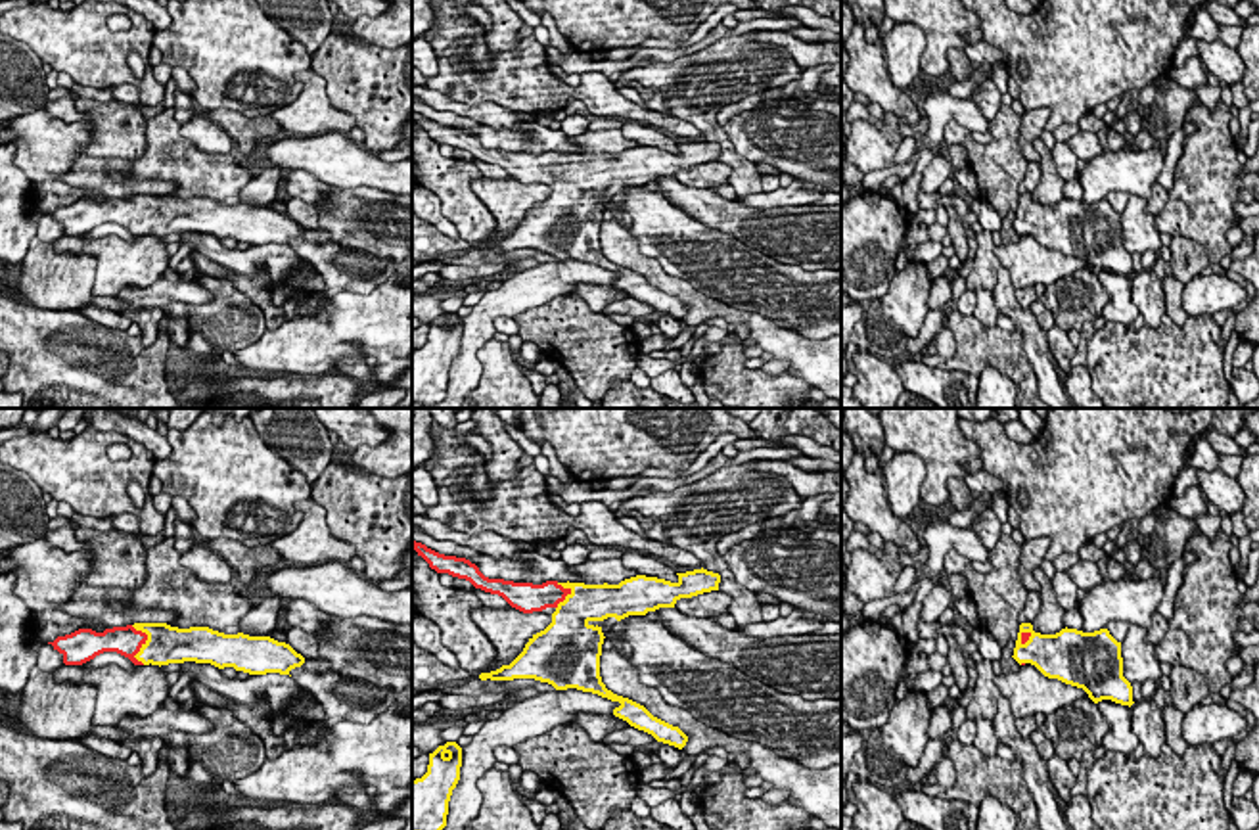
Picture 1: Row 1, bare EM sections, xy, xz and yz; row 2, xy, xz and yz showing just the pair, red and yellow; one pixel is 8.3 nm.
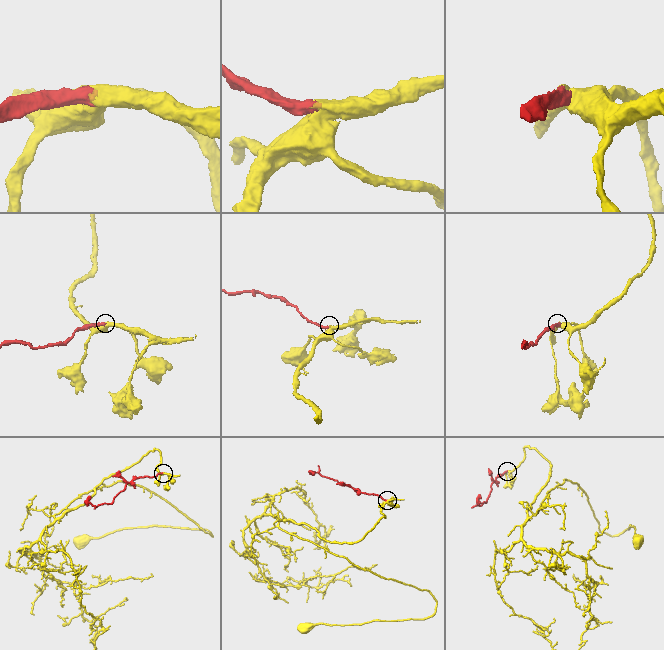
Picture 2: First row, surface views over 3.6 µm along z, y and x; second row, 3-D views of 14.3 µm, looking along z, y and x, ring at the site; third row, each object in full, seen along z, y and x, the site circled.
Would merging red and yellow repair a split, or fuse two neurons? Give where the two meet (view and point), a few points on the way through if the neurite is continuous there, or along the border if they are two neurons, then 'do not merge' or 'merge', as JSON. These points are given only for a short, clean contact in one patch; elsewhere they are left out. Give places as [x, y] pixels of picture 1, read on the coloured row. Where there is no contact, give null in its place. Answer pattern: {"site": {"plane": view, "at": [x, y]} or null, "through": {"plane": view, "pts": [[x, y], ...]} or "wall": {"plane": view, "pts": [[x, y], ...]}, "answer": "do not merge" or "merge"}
{"site": {"plane": "xy", "at": [144, 643]}, "through": {"plane": "xy", "pts": [[127, 641], [144, 643], [165, 645]]}, "answer": "merge"}

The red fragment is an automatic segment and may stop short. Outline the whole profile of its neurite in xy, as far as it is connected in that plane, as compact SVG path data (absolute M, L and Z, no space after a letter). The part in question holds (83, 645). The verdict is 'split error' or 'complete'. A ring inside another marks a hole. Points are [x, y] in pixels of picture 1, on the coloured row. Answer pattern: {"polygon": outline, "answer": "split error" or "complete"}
{"polygon": "M134 623L103 633L79 629L48 644L63 656L65 665L82 665L103 652L117 652L134 665L195 661L249 675L289 675L305 663L289 644L270 636L224 634L209 627L178 629L167 623Z", "answer": "split error"}

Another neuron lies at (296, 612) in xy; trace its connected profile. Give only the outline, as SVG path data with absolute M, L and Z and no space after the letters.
M291 598L284 604L280 623L286 627L301 627L312 636L320 636L322 627L330 621L330 617L332 615L324 613L320 608L307 600Z

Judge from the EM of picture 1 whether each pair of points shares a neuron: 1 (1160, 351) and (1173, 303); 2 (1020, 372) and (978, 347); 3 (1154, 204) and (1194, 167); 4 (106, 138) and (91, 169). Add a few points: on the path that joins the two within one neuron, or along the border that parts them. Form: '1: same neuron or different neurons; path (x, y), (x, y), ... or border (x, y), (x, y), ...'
1: different neurons; border (1166, 313), (1179, 326), (1189, 317)
2: same neuron; path (1010, 363), (995, 347), (987, 347)
3: different neurons; border (1169, 192), (1166, 207), (1156, 217)
4: different neurons; border (85, 154), (129, 160)

